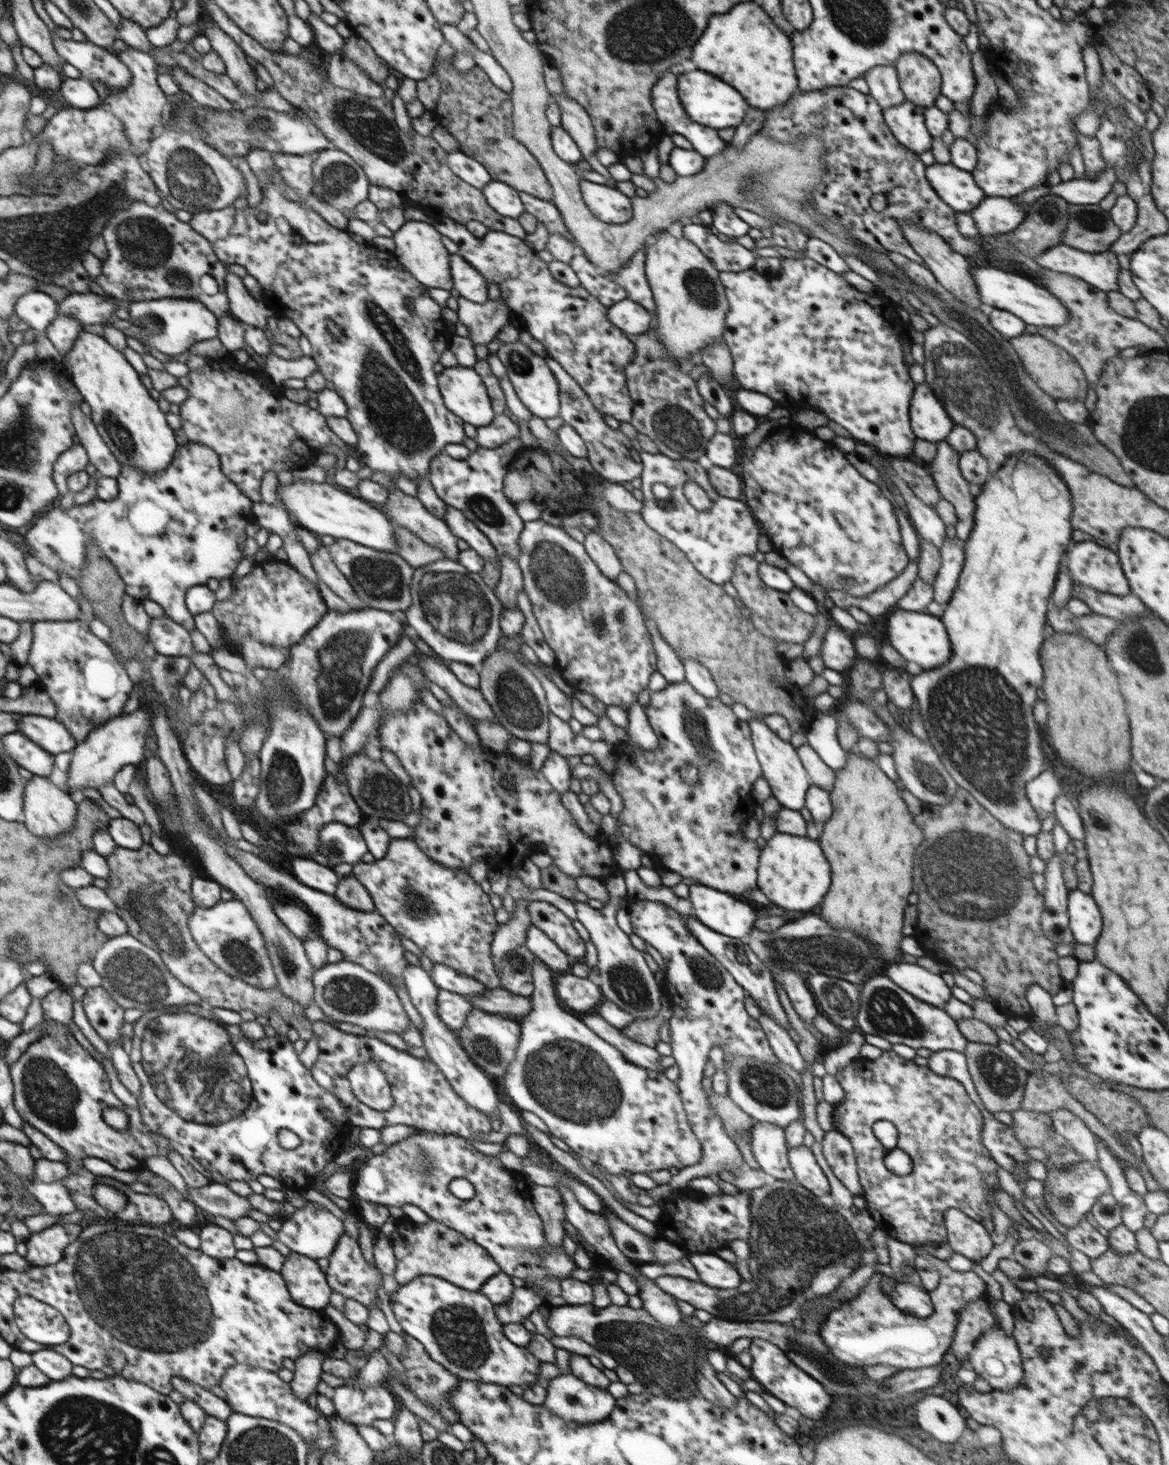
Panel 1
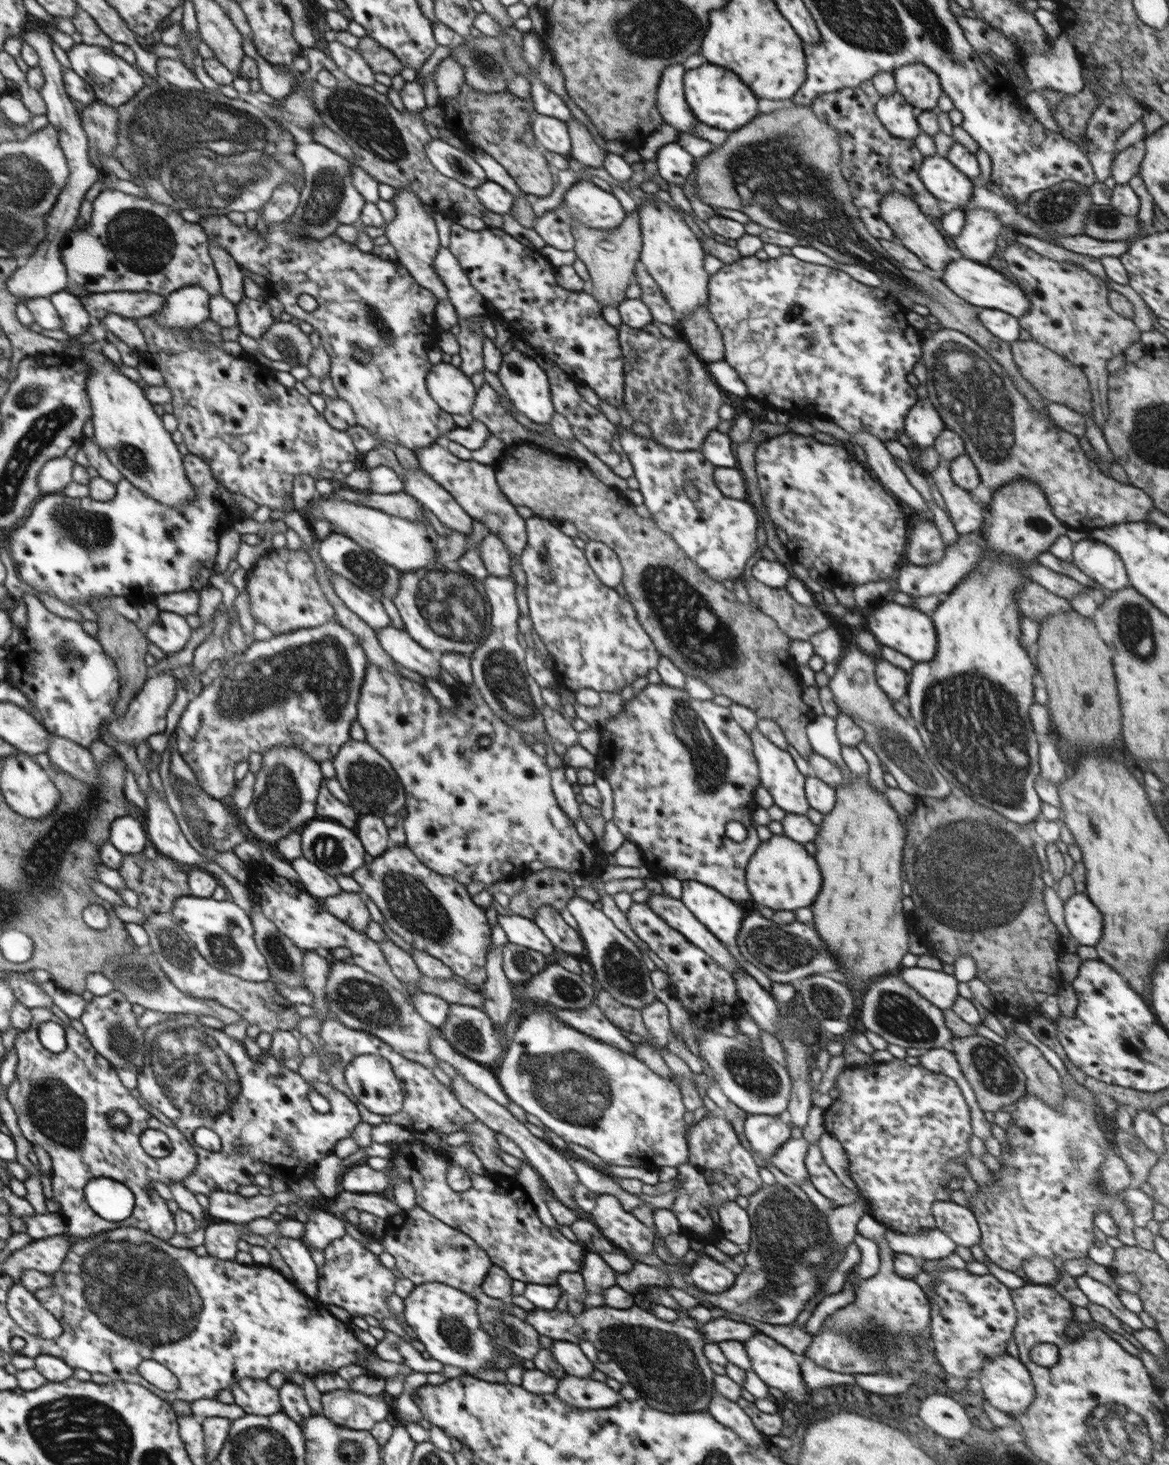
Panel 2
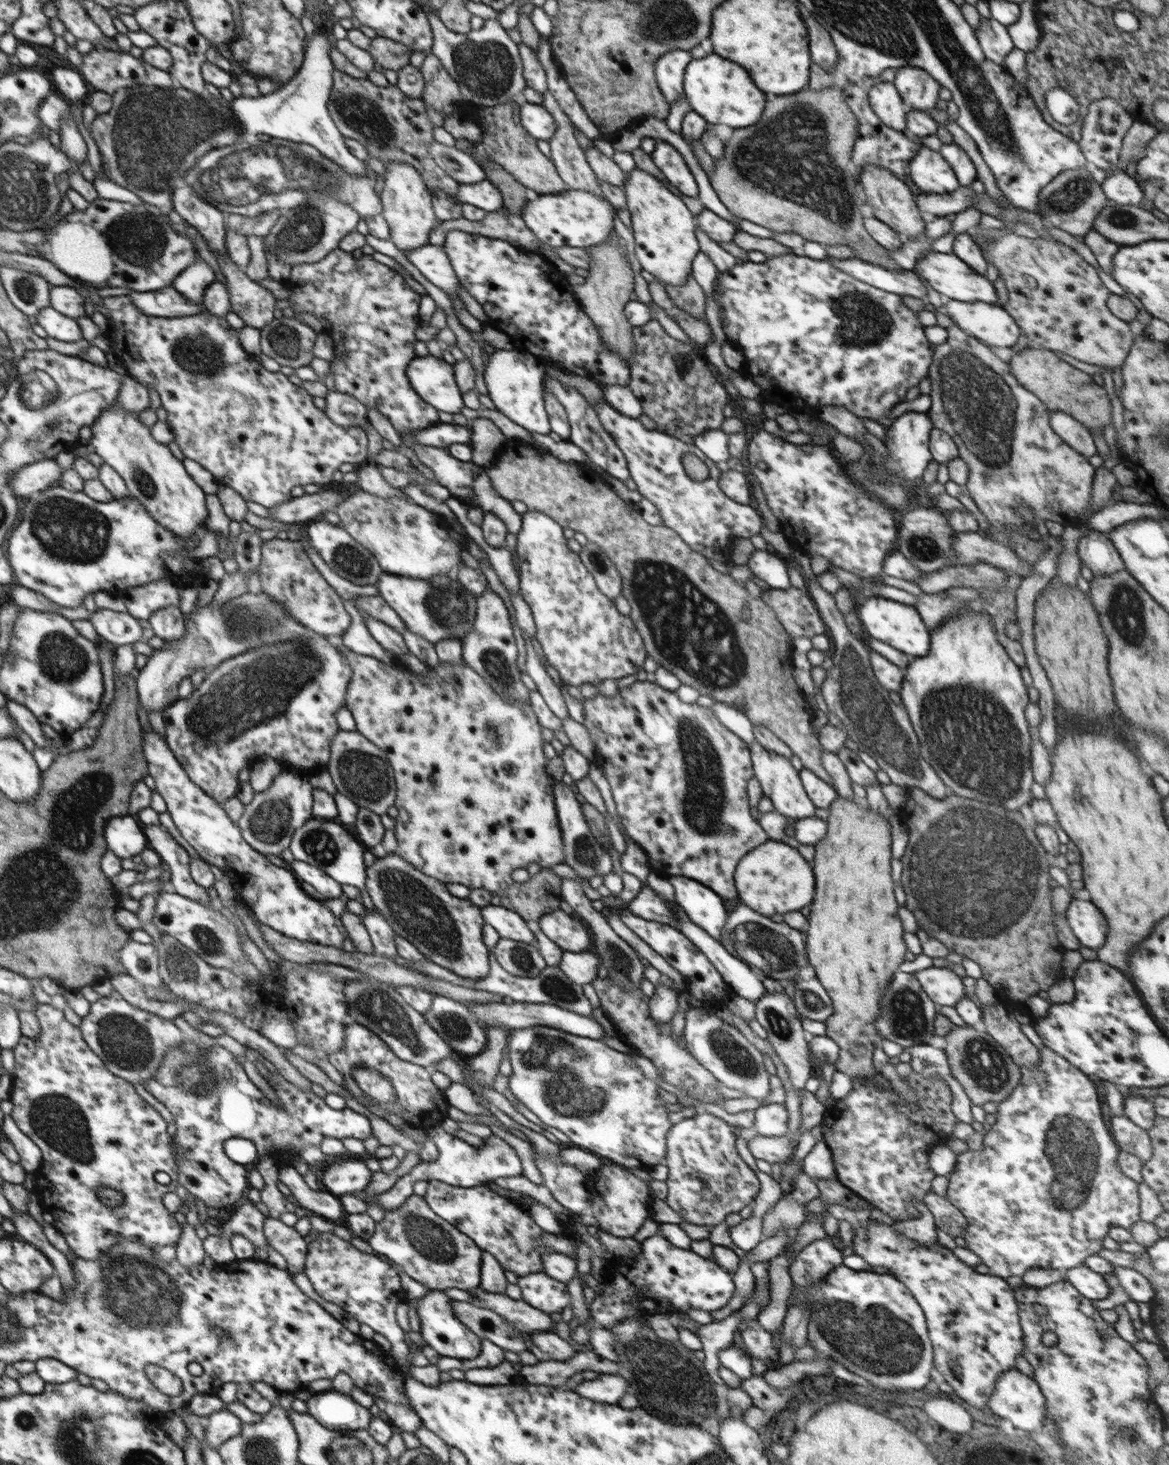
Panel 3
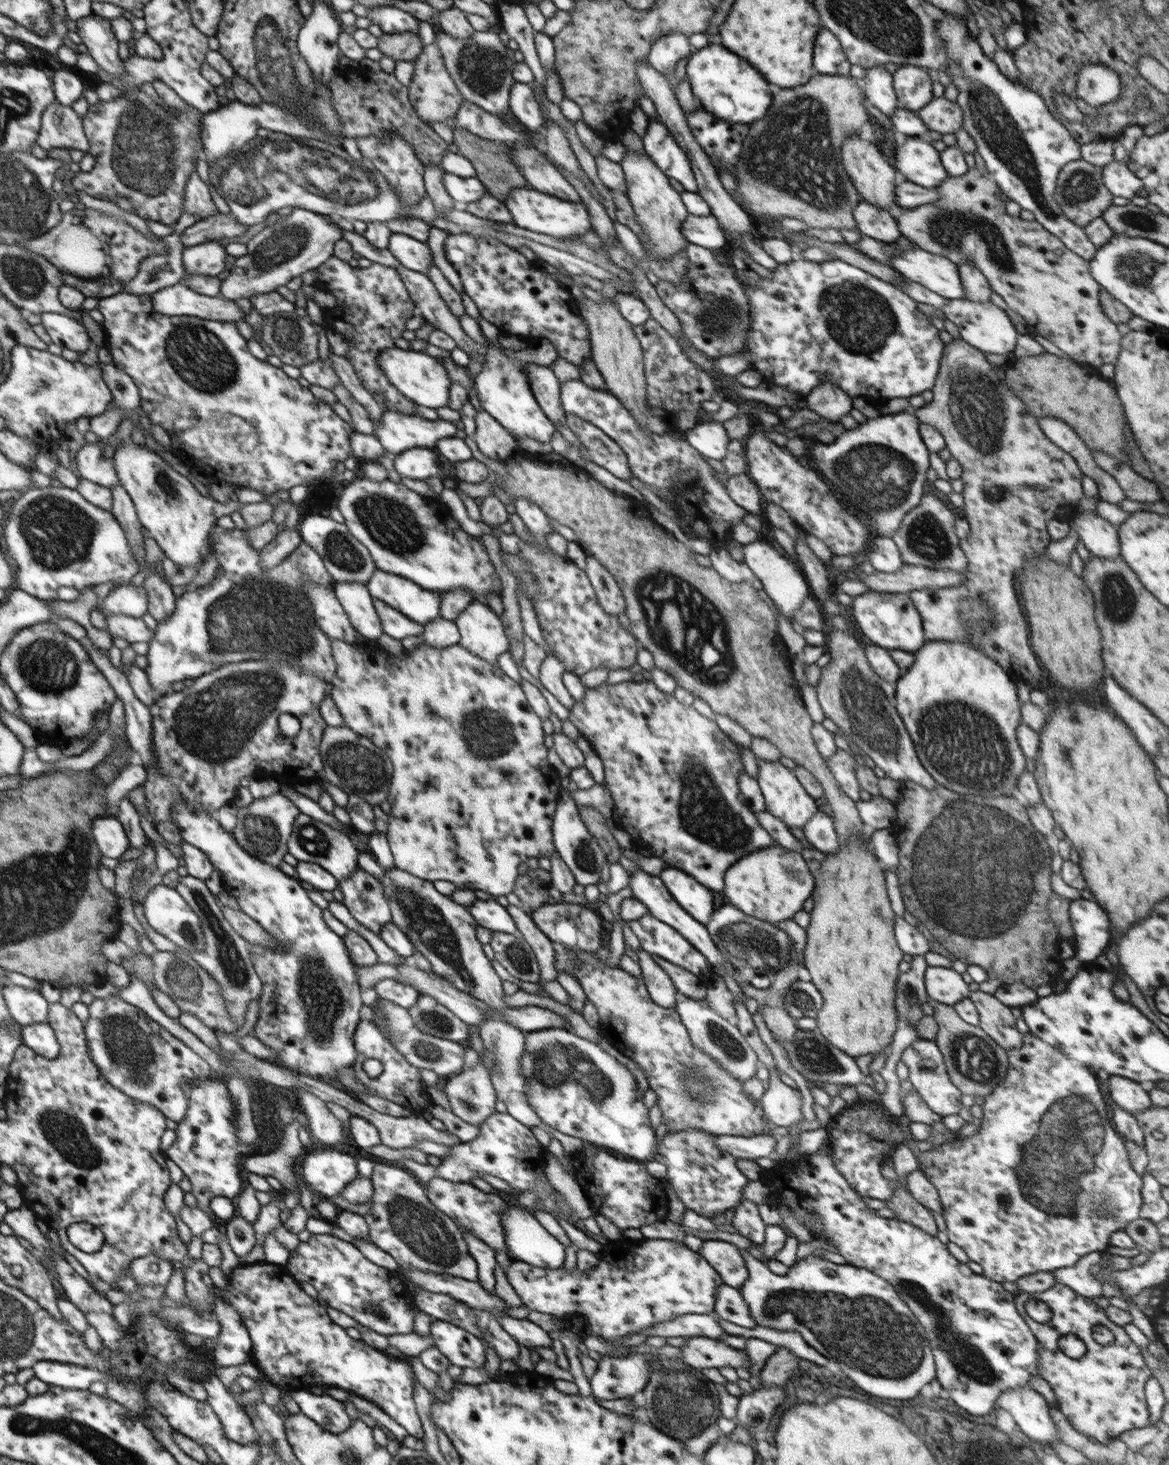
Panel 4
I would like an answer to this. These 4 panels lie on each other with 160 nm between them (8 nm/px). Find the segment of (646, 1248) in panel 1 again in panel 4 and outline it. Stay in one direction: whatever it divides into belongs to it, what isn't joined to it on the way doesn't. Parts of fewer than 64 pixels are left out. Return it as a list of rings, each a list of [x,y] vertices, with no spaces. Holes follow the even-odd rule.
[[[585,1144],[577,1156],[586,1164],[590,1182],[583,1188],[588,1194],[596,1213],[603,1214],[622,1231],[640,1228],[656,1221],[666,1220],[668,1199],[665,1180],[652,1177],[646,1171],[645,1163],[622,1158],[608,1150]]]

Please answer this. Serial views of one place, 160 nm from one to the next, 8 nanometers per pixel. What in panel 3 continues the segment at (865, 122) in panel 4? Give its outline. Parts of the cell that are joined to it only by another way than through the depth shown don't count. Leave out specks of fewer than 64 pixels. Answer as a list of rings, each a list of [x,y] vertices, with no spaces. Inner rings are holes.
[[[826,87],[820,91],[804,89],[792,96],[782,96],[766,104],[764,118],[750,126],[735,129],[730,140],[725,143],[725,151],[721,159],[715,159],[714,170],[709,174],[712,188],[720,197],[720,201],[732,215],[749,220],[769,228],[776,233],[795,232],[806,240],[820,242],[827,246],[849,246],[857,259],[877,264],[886,270],[901,272],[903,270],[888,254],[881,244],[870,236],[866,230],[860,208],[867,204],[862,186],[858,178],[850,172],[850,153],[852,152],[858,126],[854,113],[846,105],[845,90],[840,87]],[[794,186],[794,192],[798,198],[784,194],[784,192],[772,192],[774,188],[790,188]]]

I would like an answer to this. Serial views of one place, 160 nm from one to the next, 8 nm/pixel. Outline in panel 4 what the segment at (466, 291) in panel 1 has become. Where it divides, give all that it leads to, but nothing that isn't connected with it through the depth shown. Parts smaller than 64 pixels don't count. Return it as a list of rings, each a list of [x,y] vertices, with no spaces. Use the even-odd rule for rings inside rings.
[[[392,233],[387,248],[402,266],[427,274],[433,264],[433,254],[425,242],[410,238],[407,234]]]

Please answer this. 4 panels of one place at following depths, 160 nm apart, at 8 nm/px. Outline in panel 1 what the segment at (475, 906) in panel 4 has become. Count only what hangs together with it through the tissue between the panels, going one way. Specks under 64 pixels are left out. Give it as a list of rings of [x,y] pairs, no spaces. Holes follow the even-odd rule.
[[[530,925],[527,930],[525,945],[538,957],[544,964],[555,973],[565,973],[571,969],[574,960],[560,947],[546,936],[539,928]]]

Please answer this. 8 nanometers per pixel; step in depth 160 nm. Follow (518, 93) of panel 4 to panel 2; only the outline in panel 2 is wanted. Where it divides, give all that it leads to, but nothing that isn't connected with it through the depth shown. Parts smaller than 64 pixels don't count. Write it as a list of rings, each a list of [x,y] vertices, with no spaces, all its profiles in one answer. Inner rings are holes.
[[[534,114],[531,120],[532,132],[543,150],[547,149],[556,154],[569,154],[571,141],[567,124],[564,121]]]

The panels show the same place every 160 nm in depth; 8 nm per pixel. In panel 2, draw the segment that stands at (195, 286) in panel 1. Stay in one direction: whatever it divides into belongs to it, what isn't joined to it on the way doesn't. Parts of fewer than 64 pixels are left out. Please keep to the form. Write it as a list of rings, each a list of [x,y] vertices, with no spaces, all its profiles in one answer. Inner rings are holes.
[[[105,190],[93,202],[94,210],[90,225],[86,229],[67,232],[60,248],[67,275],[90,293],[152,292],[167,297],[170,293],[199,284],[209,296],[221,294],[221,282],[209,253],[208,236],[198,223],[188,222],[180,213],[158,204],[152,199],[143,200],[120,190]]]

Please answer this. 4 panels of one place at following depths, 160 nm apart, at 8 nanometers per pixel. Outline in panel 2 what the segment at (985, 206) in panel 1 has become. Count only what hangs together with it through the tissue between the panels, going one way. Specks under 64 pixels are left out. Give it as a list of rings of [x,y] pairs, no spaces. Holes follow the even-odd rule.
[[[970,209],[965,212],[965,225],[954,241],[964,259],[987,264],[995,253],[999,253],[996,239],[1002,230],[1004,225],[994,211]]]

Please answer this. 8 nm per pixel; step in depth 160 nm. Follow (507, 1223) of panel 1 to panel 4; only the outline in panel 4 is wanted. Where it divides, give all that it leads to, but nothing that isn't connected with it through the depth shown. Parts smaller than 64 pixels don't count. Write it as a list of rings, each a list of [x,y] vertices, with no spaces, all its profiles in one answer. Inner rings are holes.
[[[316,1147],[307,1151],[306,1158],[296,1169],[312,1191],[328,1198],[341,1194],[347,1184],[360,1176],[356,1163],[356,1158],[348,1154]],[[438,1177],[429,1181],[426,1191],[427,1197],[435,1208],[449,1216],[461,1231],[469,1230],[474,1236],[481,1238],[490,1248],[502,1250],[510,1259],[516,1260],[506,1244],[507,1236],[501,1221],[503,1212],[507,1210],[507,1204],[499,1195],[496,1195],[496,1192],[486,1193],[474,1187],[471,1182],[450,1182]]]

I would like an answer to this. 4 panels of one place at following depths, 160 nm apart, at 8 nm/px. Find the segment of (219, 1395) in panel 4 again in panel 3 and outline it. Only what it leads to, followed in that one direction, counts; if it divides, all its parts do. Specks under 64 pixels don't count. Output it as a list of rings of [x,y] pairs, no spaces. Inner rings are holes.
[[[225,1406],[220,1412],[214,1412],[205,1419],[206,1442],[212,1449],[220,1449],[220,1446],[228,1439],[234,1437],[241,1431],[243,1422],[232,1409]]]

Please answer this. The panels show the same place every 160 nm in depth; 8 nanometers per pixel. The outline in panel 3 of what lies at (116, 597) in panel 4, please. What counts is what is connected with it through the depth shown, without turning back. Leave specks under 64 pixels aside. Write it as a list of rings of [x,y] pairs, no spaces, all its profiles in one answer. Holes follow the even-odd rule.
[[[170,579],[150,582],[143,586],[133,587],[124,592],[124,606],[134,619],[149,620],[149,617],[160,608],[180,605],[179,589]]]

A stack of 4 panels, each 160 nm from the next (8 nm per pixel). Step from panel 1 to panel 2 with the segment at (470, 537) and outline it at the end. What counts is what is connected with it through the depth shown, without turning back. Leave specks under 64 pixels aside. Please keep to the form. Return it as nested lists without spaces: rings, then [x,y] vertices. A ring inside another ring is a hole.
[[[403,468],[406,473],[406,491],[411,497],[418,499],[428,510],[431,510],[449,531],[456,531],[462,535],[472,533],[473,518],[454,500],[454,497],[444,490],[437,482],[434,482],[423,470],[408,470]]]

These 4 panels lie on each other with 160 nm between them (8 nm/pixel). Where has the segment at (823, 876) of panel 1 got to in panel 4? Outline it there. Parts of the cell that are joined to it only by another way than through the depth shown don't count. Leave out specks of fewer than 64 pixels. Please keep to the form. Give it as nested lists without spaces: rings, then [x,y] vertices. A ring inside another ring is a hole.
[[[778,844],[755,850],[748,856],[743,855],[742,860],[730,866],[725,876],[726,888],[723,892],[726,892],[732,905],[769,923],[790,920],[803,909],[806,898],[814,892],[814,878],[808,872],[801,849],[791,851]]]

